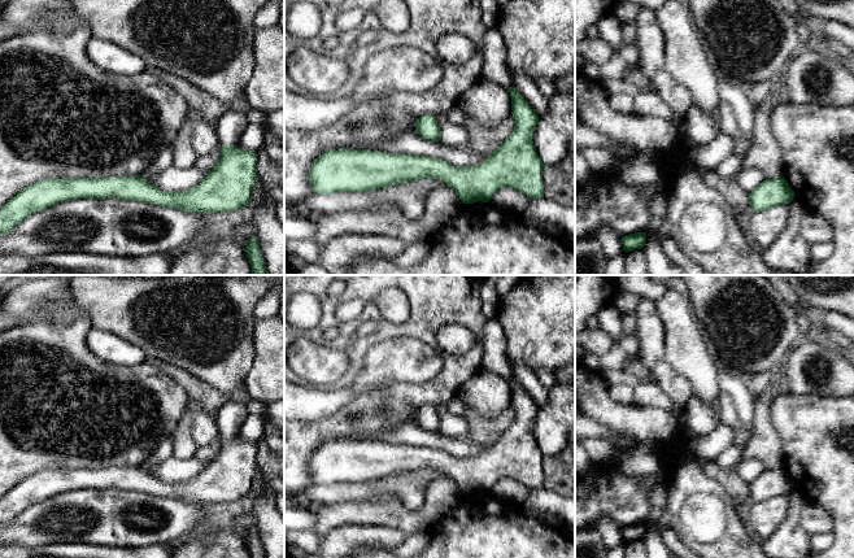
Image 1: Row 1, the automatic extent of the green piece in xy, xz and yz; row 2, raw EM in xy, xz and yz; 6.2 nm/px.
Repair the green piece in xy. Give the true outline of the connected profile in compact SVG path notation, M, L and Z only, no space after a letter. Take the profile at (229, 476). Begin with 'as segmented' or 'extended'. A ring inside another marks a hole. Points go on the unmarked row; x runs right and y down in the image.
extended; M228 400L215 419L221 449L195 478L182 483L164 483L143 466L104 468L48 468L14 485L0 500L0 526L6 526L30 505L77 489L144 492L193 503L234 502L252 491L257 471L254 443L236 436L249 415L245 404Z

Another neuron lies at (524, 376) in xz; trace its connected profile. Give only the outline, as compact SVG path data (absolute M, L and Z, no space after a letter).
M513 363L511 369L518 384L523 387L535 404L539 407L545 406L549 400L549 389L541 384L536 374L522 363Z

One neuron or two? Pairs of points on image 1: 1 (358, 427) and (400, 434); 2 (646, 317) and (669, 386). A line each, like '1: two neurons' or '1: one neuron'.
1: two neurons
2: one neuron

